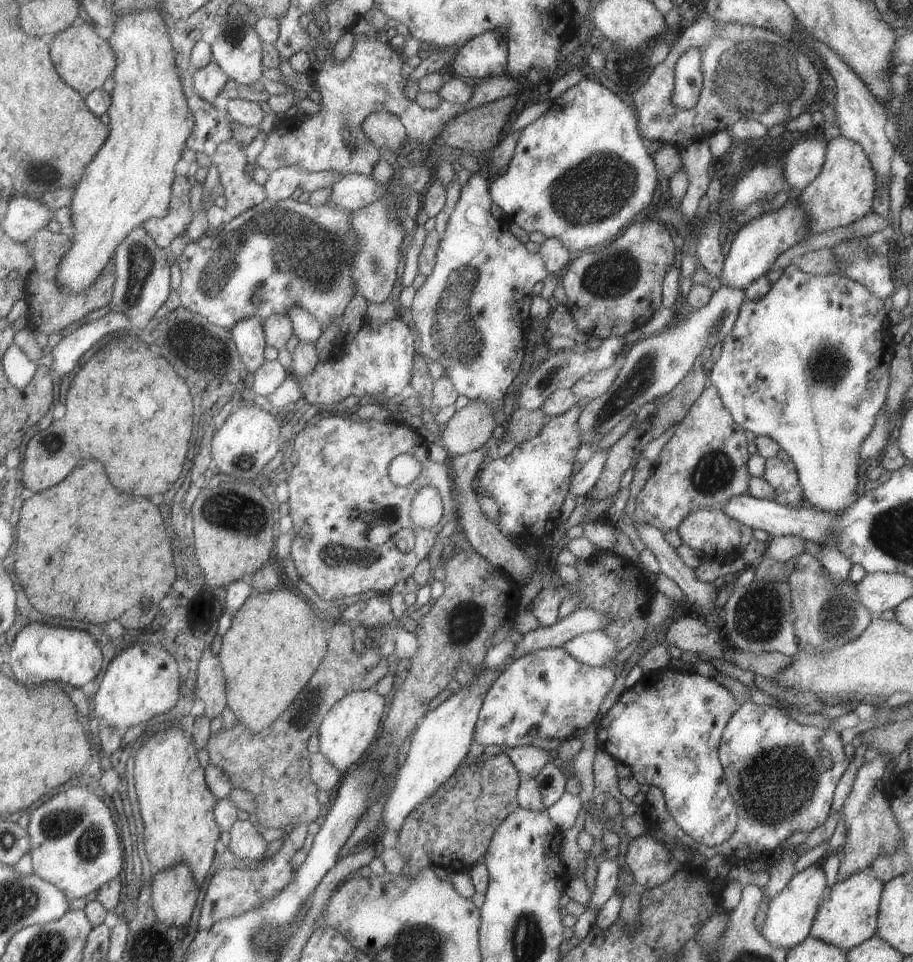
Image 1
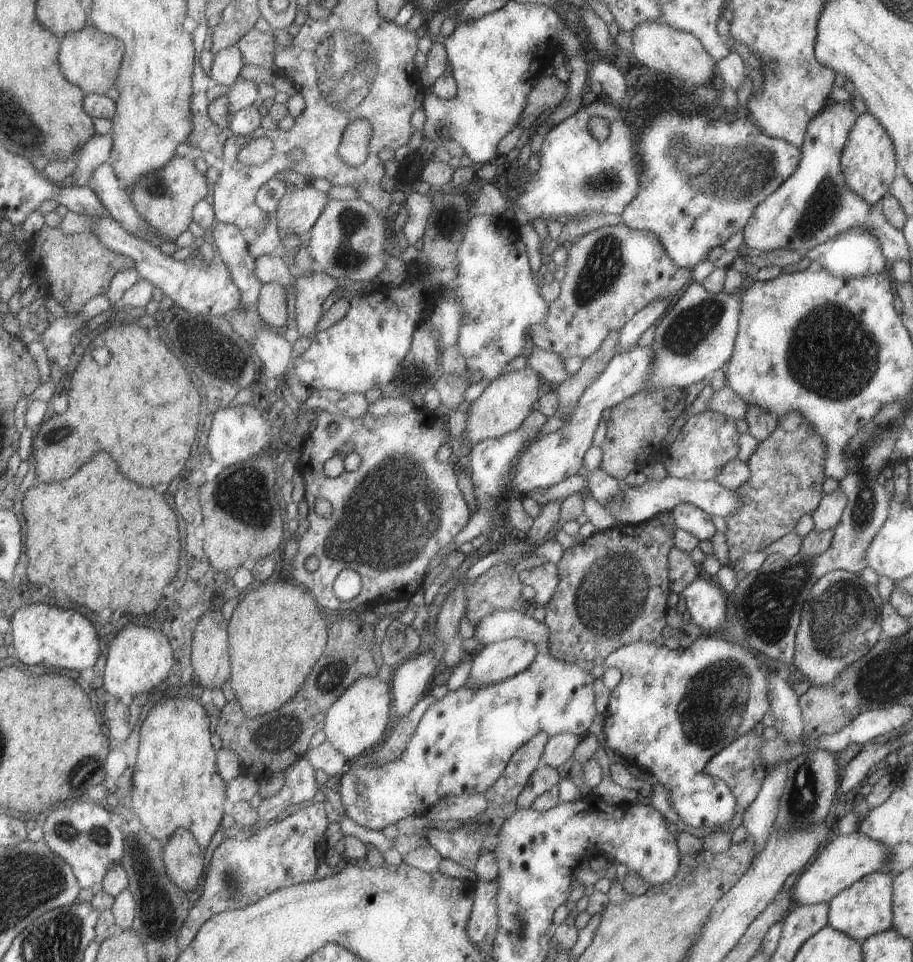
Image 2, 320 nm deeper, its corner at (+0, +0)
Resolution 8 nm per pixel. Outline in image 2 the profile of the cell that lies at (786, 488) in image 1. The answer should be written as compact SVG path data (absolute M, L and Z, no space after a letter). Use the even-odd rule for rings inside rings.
M789 411L782 414L777 420L774 429L761 439L746 458L750 473L747 480L743 481L732 491L738 496L740 505L732 513L724 516L726 530L724 537L727 545L727 563L730 568L739 560L742 553L754 553L761 551L774 540L784 534L793 531L793 526L803 514L812 514L817 508L818 502L824 495L821 484L824 481L824 460L826 450L821 436L797 411Z

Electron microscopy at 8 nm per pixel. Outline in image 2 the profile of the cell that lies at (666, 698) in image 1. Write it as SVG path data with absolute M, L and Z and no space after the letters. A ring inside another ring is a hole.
M703 573L698 576L691 584L688 584L680 594L685 599L686 613L689 615L691 622L696 624L703 630L701 636L698 636L686 648L677 647L677 649L669 650L665 645L659 645L655 641L648 643L647 641L635 641L628 645L616 648L611 654L605 657L605 668L615 667L621 672L621 680L618 685L610 690L610 697L608 698L608 706L605 712L604 733L606 743L611 747L616 754L623 758L624 763L647 771L649 774L655 776L658 782L666 786L668 795L670 796L670 803L672 809L680 816L682 822L691 826L691 828L708 827L716 830L723 823L726 823L734 813L735 797L731 794L730 788L723 782L721 778L707 776L703 772L705 763L720 750L723 750L728 744L731 744L738 736L748 733L753 730L753 726L761 721L761 717L767 710L770 709L770 702L768 699L768 680L774 671L757 658L755 650L748 650L743 645L737 642L731 642L725 639L721 633L721 624L725 622L725 601L727 594L723 588L716 582L714 578L708 577Z

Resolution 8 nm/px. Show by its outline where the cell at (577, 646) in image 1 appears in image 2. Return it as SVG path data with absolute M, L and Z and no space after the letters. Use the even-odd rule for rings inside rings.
M514 610L495 611L484 616L474 626L474 636L480 647L510 638L531 641L537 649L548 646L548 628L527 613Z

